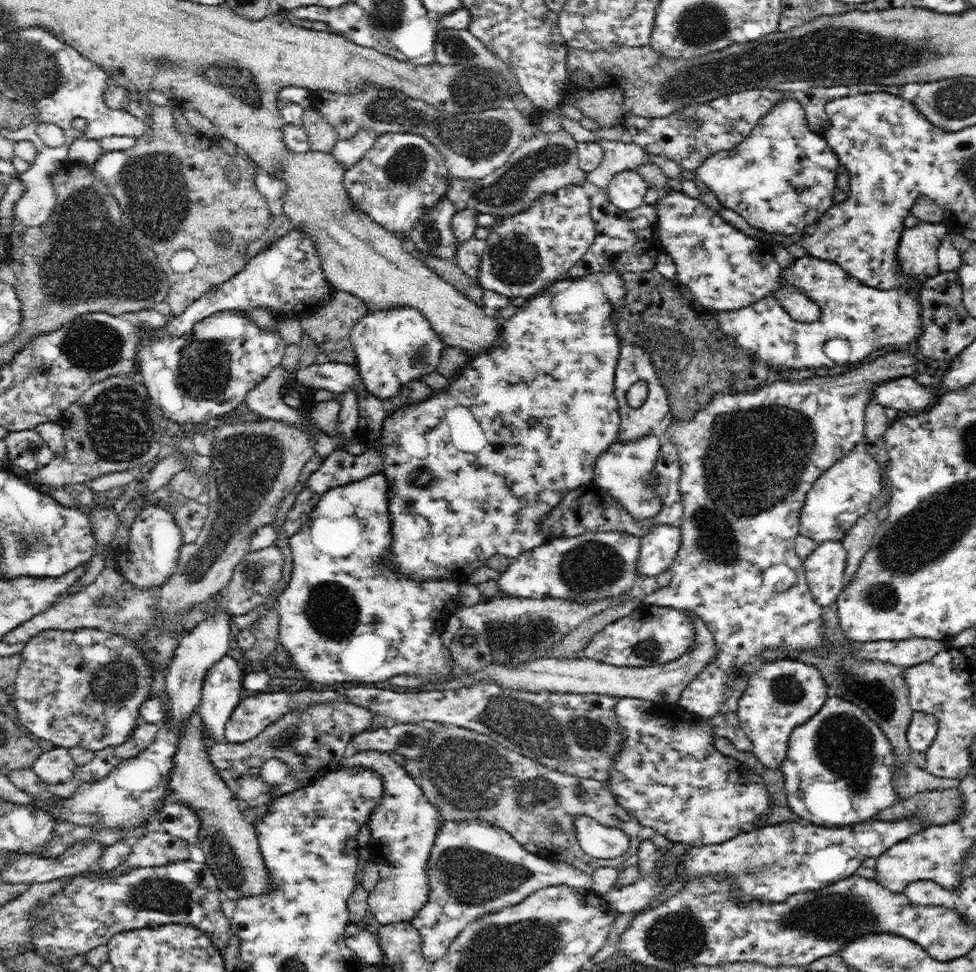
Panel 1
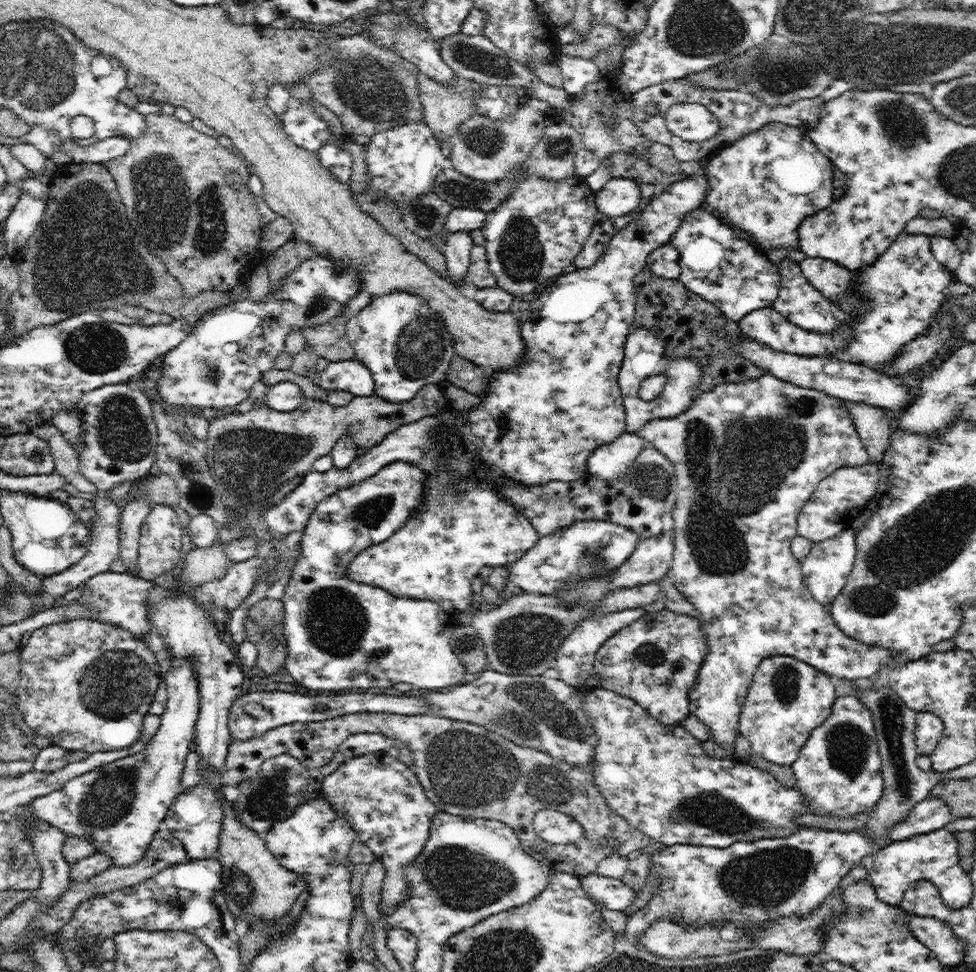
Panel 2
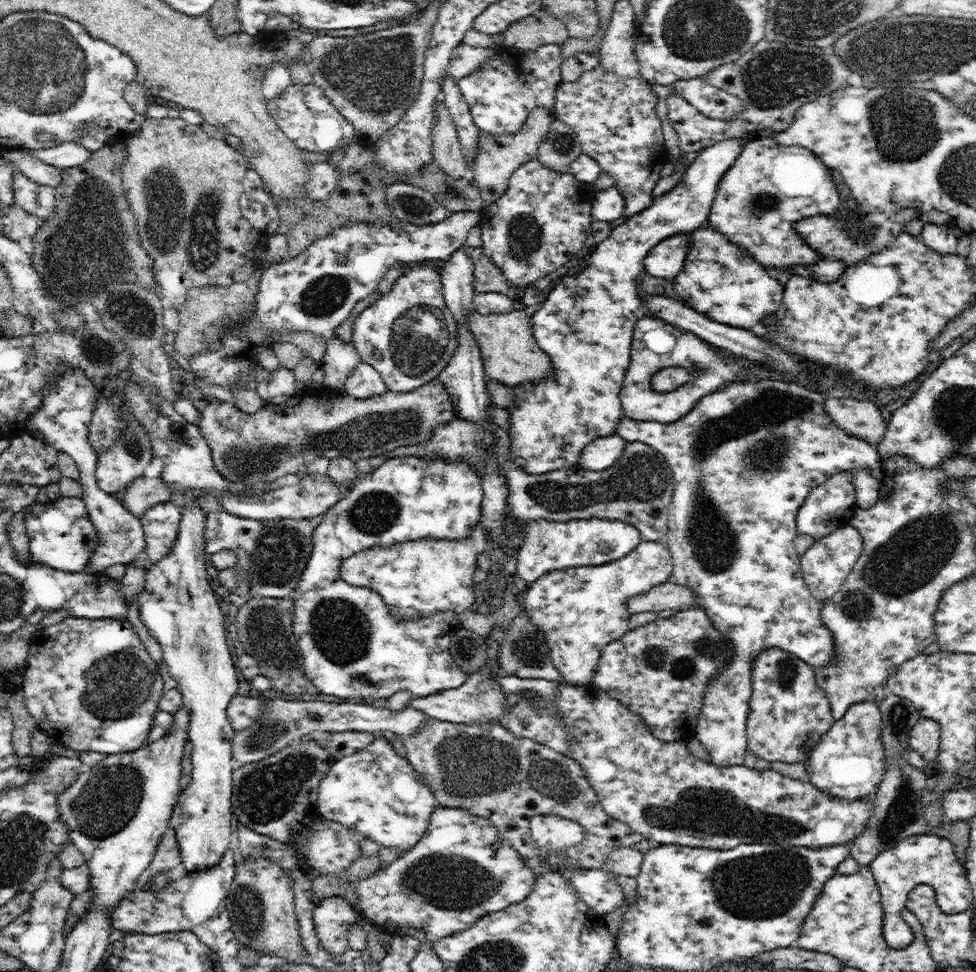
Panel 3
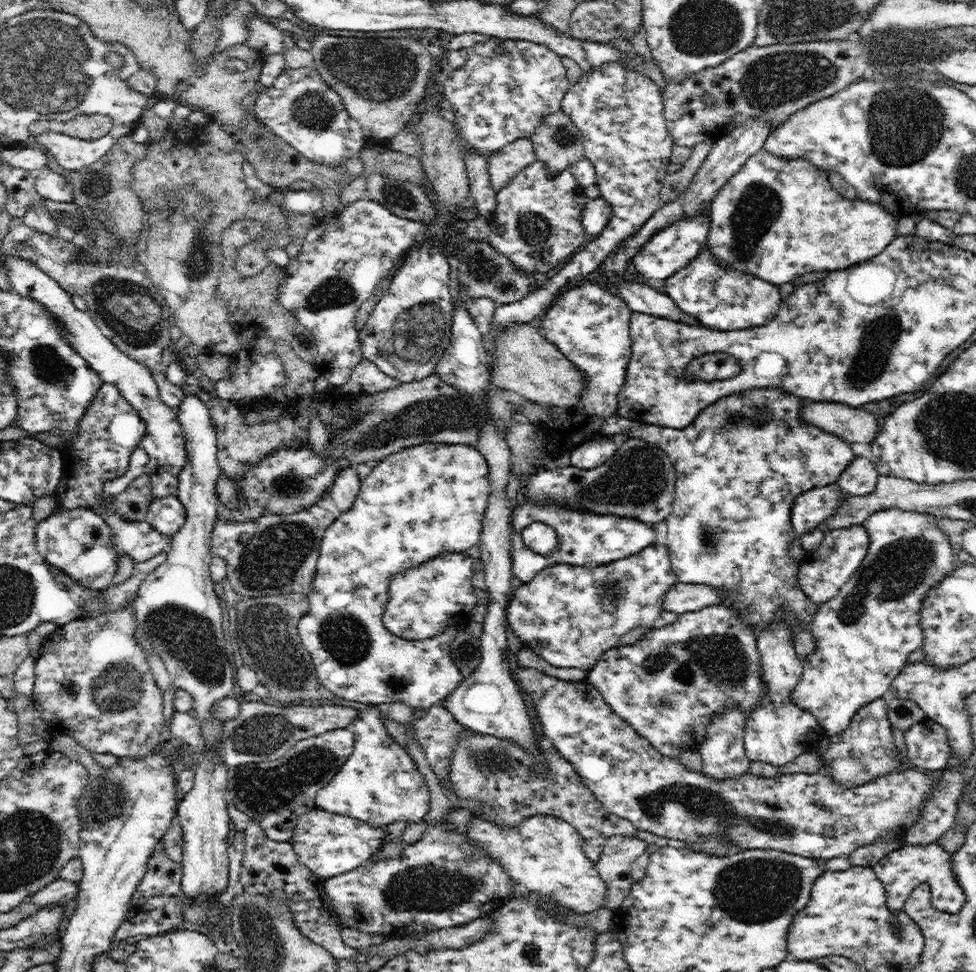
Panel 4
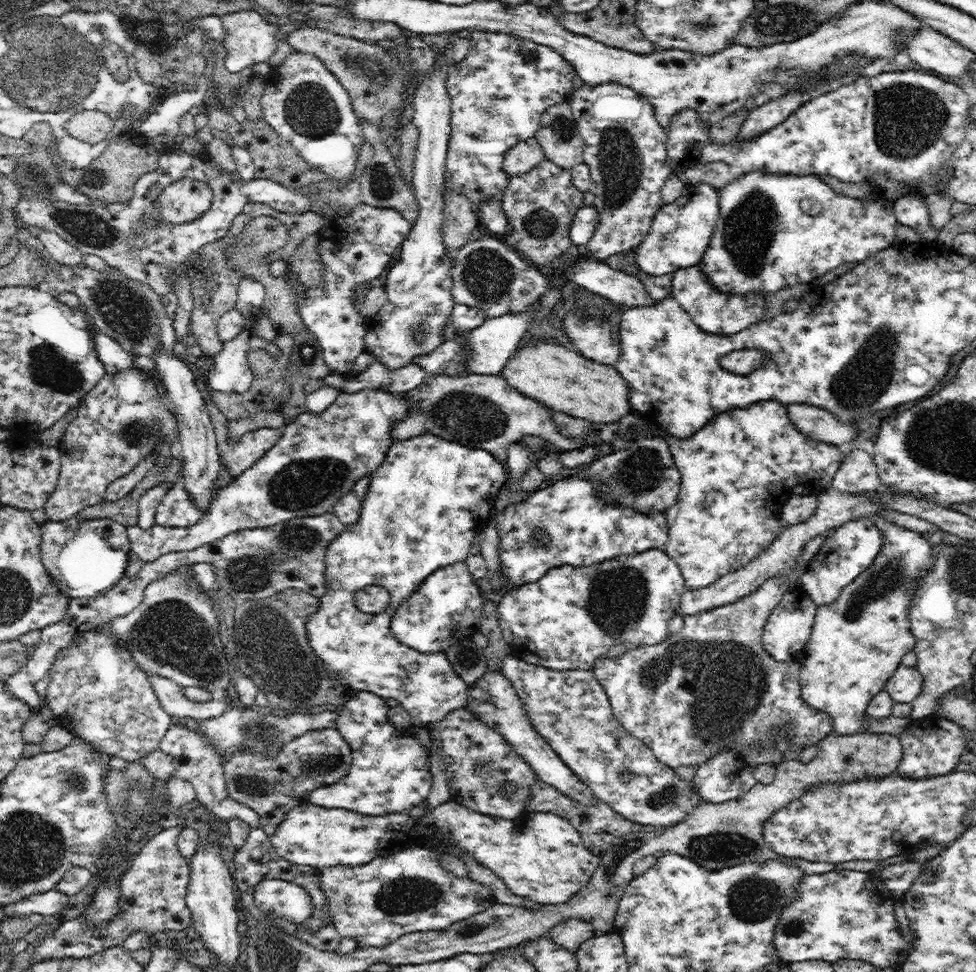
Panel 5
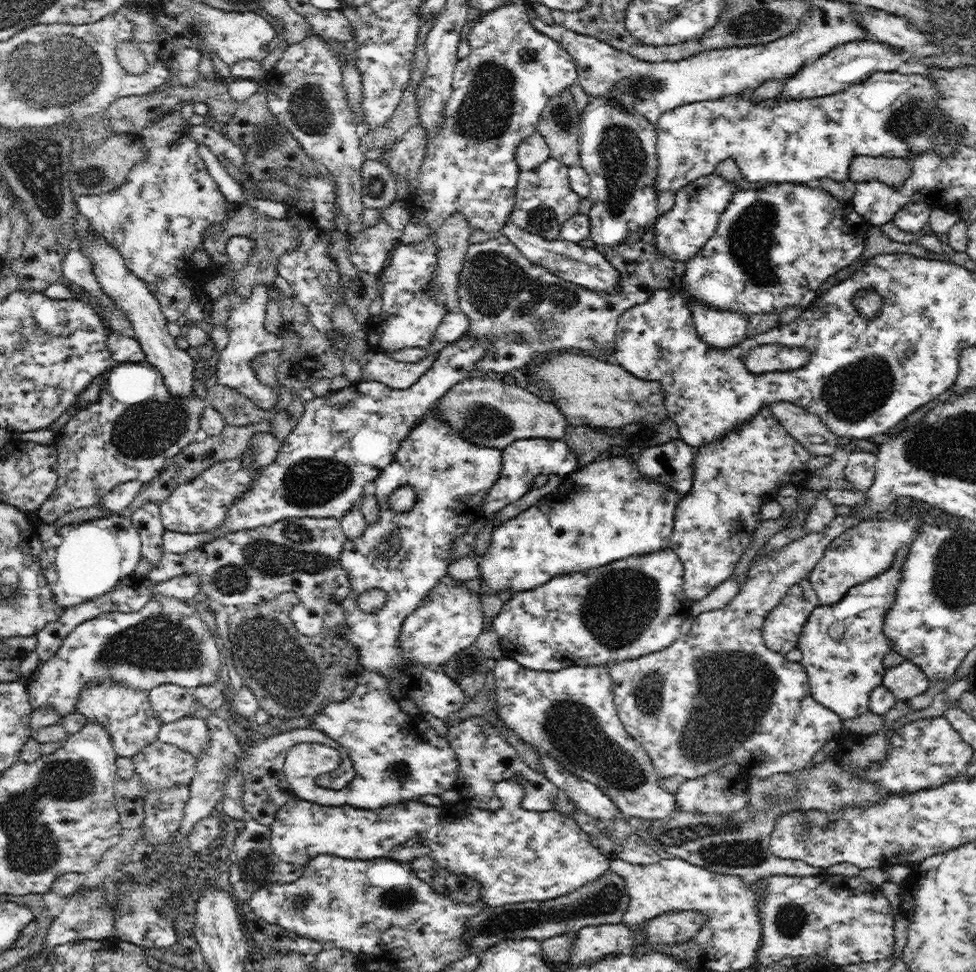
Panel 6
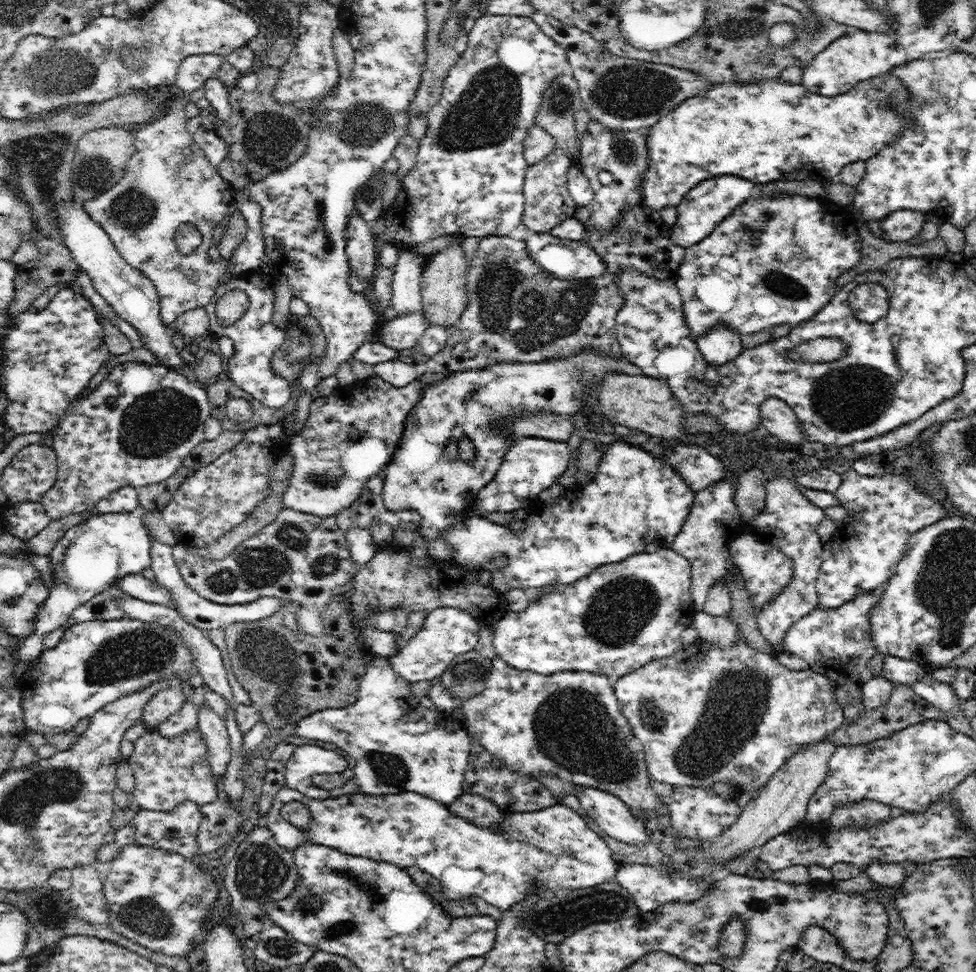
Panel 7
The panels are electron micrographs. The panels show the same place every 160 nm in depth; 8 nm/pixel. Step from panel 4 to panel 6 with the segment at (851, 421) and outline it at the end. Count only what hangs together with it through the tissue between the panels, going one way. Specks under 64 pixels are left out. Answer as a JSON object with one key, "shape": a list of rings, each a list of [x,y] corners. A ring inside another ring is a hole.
{"shape":[[[778,401],[769,407],[774,419],[810,454],[814,456],[832,456],[834,454],[840,436],[830,432],[820,417],[788,402]]]}

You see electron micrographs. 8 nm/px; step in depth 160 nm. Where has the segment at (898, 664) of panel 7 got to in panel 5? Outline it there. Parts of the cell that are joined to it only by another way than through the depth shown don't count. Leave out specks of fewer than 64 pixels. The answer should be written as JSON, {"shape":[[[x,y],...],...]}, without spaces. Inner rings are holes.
{"shape":[[[900,664],[886,683],[885,690],[896,703],[911,703],[924,688],[924,678],[916,667]]]}

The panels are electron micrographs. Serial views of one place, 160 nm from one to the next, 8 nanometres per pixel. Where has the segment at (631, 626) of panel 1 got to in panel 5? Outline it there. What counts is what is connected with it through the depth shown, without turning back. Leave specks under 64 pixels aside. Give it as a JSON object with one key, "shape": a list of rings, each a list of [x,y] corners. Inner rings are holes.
{"shape":[[[778,575],[777,577],[766,579],[756,590],[754,590],[754,592],[752,592],[752,594],[743,596],[737,601],[704,610],[704,612],[700,612],[700,614],[684,617],[684,627],[682,630],[677,634],[670,633],[669,638],[663,640],[661,644],[651,646],[641,645],[629,648],[625,654],[622,654],[622,656],[619,656],[618,658],[612,659],[604,656],[599,660],[596,660],[596,663],[594,663],[592,668],[594,677],[605,689],[608,700],[612,705],[612,712],[616,719],[622,723],[622,726],[632,736],[635,736],[642,740],[644,744],[647,744],[652,750],[652,753],[656,756],[656,759],[674,769],[678,768],[678,766],[684,766],[684,764],[689,764],[697,769],[700,764],[704,764],[704,762],[711,760],[712,756],[722,753],[725,749],[739,749],[748,747],[749,745],[750,747],[756,747],[756,744],[761,744],[762,747],[774,747],[774,744],[776,744],[774,732],[776,732],[778,728],[783,728],[783,730],[789,734],[792,759],[798,759],[808,746],[816,745],[820,740],[832,734],[832,717],[824,711],[810,707],[808,703],[804,702],[802,695],[800,695],[800,661],[794,660],[792,663],[779,663],[763,648],[762,636],[770,613],[778,604],[782,596],[791,589],[788,575]]]}

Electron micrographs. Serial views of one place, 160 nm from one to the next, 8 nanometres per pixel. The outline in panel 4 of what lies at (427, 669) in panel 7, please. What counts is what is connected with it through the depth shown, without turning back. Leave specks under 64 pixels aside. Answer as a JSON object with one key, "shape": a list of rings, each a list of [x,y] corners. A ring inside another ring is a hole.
{"shape":[[[466,552],[446,553],[398,572],[388,584],[388,602],[383,615],[385,628],[392,635],[413,641],[432,639],[451,625],[465,628],[477,605],[472,585],[477,563]]]}

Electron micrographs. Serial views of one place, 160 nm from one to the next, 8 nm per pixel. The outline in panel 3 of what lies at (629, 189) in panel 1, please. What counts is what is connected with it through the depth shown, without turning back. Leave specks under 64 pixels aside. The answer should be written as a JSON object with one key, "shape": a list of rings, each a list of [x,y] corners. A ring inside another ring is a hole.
{"shape":[[[612,185],[603,191],[593,191],[591,206],[593,221],[619,223],[626,210],[626,199],[620,188]]]}

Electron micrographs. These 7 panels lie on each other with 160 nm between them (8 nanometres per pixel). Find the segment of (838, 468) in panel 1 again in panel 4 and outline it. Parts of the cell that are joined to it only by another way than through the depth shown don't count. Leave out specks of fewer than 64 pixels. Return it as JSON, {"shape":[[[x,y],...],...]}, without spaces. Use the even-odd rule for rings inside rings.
{"shape":[[[837,482],[799,494],[793,500],[791,510],[791,523],[795,532],[802,535],[816,529],[834,514],[845,496]]]}

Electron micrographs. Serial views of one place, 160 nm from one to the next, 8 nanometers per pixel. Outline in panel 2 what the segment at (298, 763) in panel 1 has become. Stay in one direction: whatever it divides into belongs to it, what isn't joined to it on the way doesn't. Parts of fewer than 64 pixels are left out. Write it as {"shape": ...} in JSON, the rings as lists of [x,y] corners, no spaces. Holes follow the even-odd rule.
{"shape":[[[354,712],[344,716],[334,716],[320,722],[294,722],[284,724],[278,728],[270,729],[261,736],[253,736],[245,741],[234,740],[229,746],[226,768],[220,772],[210,772],[200,765],[200,755],[192,750],[186,758],[185,767],[181,776],[182,786],[196,786],[200,783],[212,783],[220,786],[239,786],[246,779],[257,775],[260,765],[266,760],[288,754],[301,761],[301,765],[310,768],[320,768],[334,758],[336,750],[350,735],[356,733],[380,732],[388,738],[399,740],[404,747],[411,750],[414,755],[414,771],[420,784],[424,787],[426,796],[436,805],[438,811],[464,819],[492,819],[507,824],[514,829],[523,849],[535,858],[543,860],[548,865],[555,865],[558,870],[568,870],[579,878],[596,873],[596,866],[612,853],[619,852],[627,856],[630,852],[649,846],[652,841],[649,836],[642,834],[634,828],[625,818],[611,812],[604,795],[594,782],[593,770],[588,767],[572,766],[564,760],[555,760],[544,752],[523,748],[514,741],[486,729],[486,727],[466,721],[442,717],[440,714],[416,714],[404,716],[403,714],[390,714],[389,712]],[[542,809],[554,809],[558,812],[574,817],[582,829],[584,838],[578,844],[550,845],[540,838],[535,831],[533,818]]]}

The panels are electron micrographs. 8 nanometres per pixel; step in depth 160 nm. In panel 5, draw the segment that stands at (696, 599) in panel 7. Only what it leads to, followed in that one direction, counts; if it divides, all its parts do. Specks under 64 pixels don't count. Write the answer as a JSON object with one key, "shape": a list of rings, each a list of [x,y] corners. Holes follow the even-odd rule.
{"shape":[[[777,400],[734,409],[716,416],[690,438],[676,438],[669,433],[664,436],[681,476],[677,501],[664,512],[668,525],[664,550],[678,563],[685,588],[704,588],[750,563],[784,528],[781,510],[790,497],[817,495],[826,490],[844,458],[836,445],[816,442],[796,430],[788,417],[787,405]]]}

